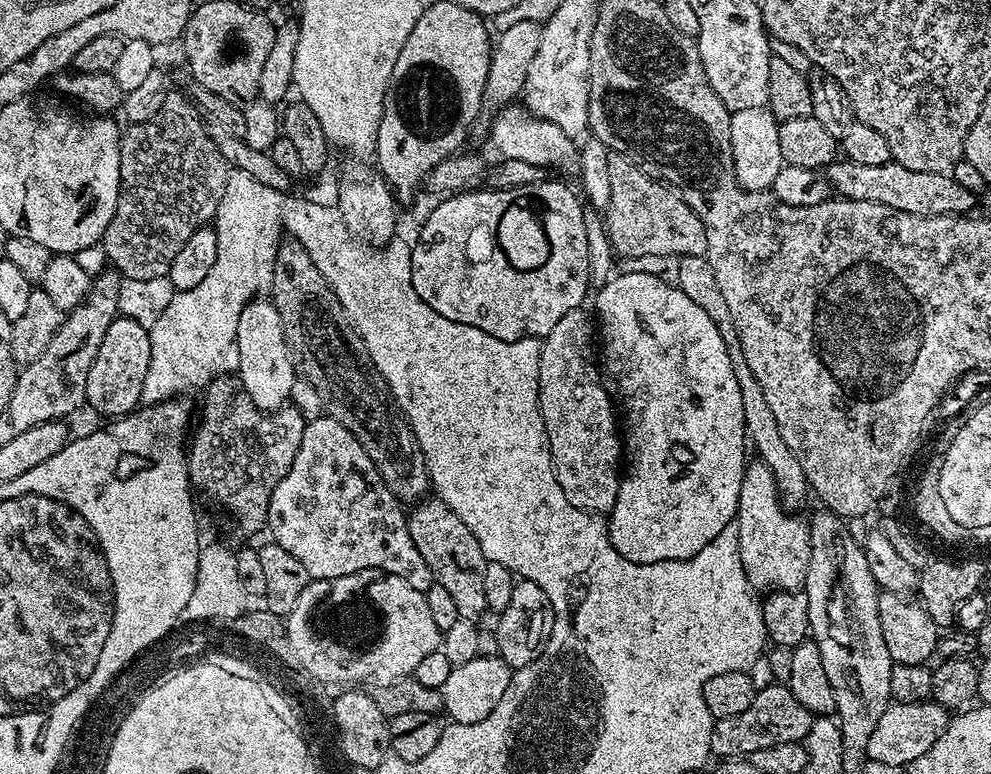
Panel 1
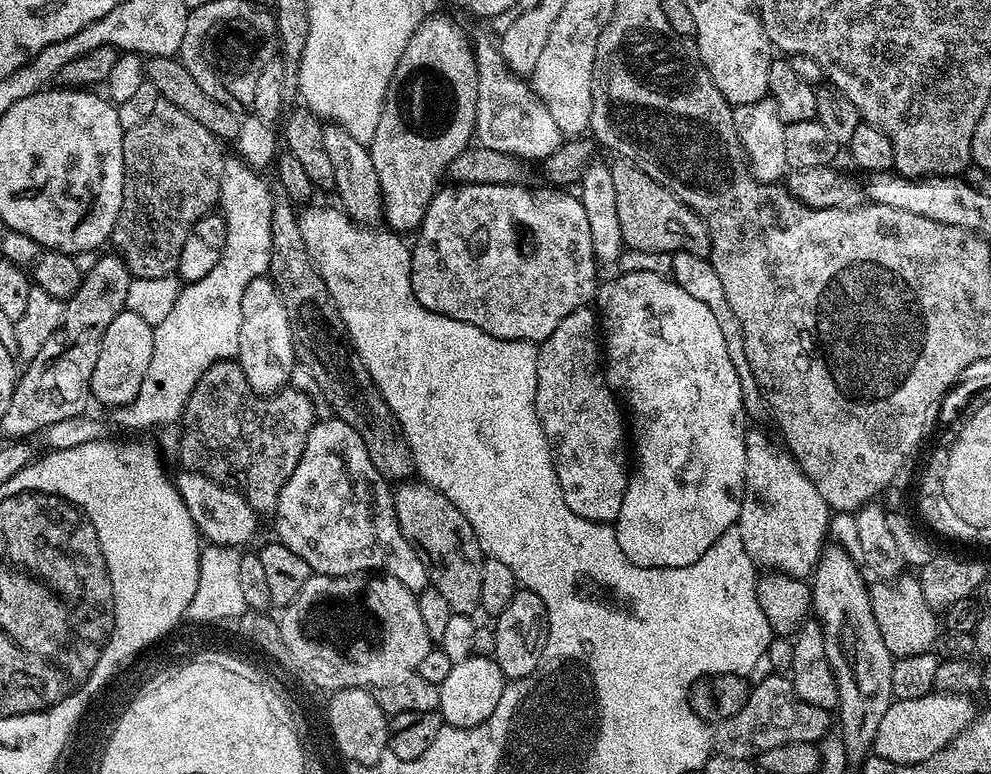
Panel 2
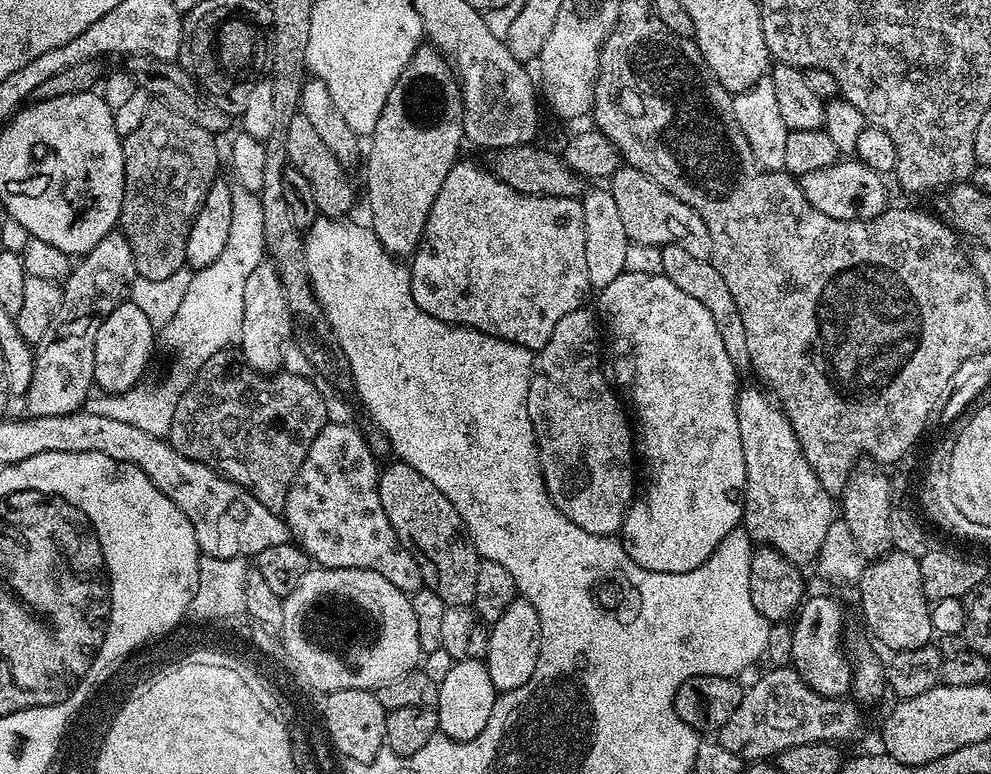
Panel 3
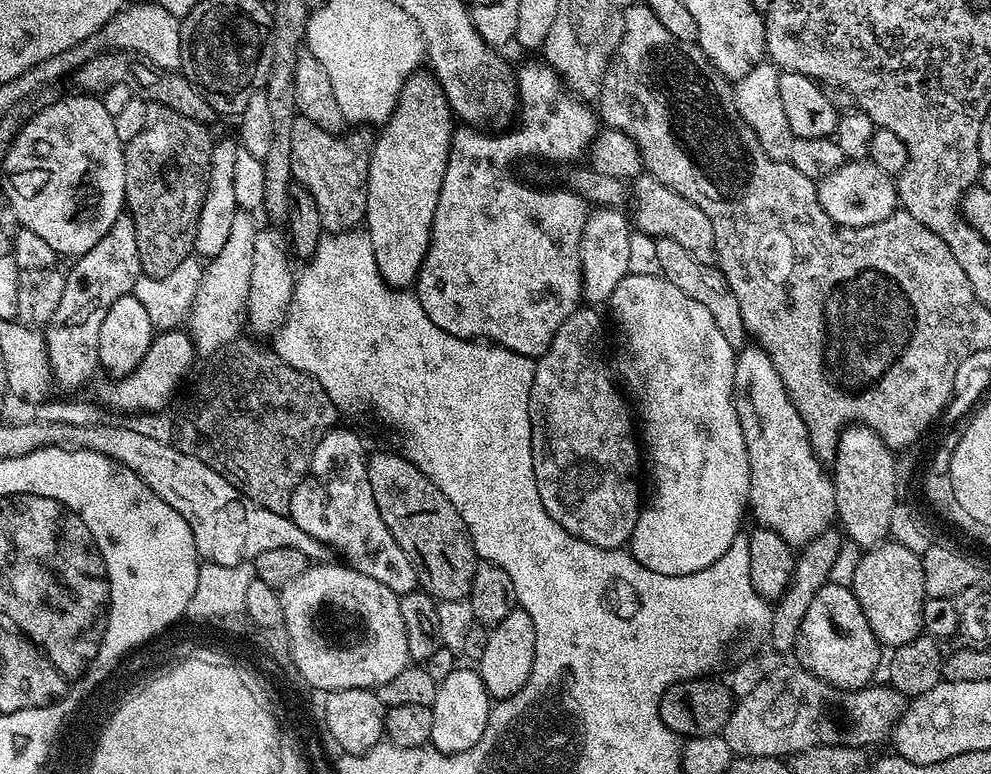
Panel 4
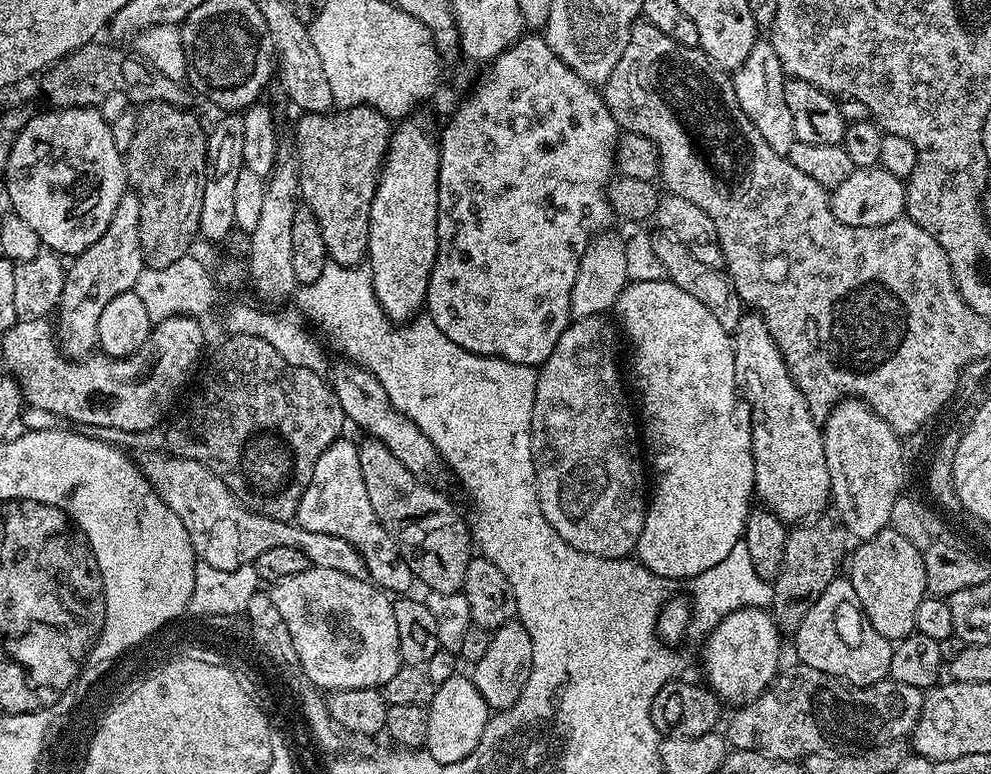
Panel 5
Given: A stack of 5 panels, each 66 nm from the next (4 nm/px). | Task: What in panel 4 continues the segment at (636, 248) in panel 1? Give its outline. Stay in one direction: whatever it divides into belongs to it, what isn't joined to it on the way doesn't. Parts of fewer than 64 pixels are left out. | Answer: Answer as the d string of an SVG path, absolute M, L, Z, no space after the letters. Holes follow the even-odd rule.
M641 174L630 188L631 206L630 220L637 233L645 232L651 238L674 238L674 242L679 242L685 250L690 250L698 262L712 264L715 261L714 226L710 226L710 218L706 218L706 214L702 214L694 202L686 202L682 194L674 194L674 190L662 186L662 182L653 176Z

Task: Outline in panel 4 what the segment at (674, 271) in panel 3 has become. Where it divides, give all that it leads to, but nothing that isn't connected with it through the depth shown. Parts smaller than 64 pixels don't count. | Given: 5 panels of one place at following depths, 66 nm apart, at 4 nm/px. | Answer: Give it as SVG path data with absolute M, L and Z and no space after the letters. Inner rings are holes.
M659 238L653 244L656 244L652 252L656 255L657 266L660 267L657 268L659 275L678 286L678 290L682 290L686 298L694 298L694 302L706 306L706 310L710 310L714 318L714 326L718 326L722 333L722 338L730 342L732 349L739 349L749 339L749 335L742 322L742 310L738 310L738 298L734 298L734 290L730 290L720 269L712 264L698 262L698 258L694 258L694 254L690 254L690 250L685 250L679 242L674 242L674 238Z

